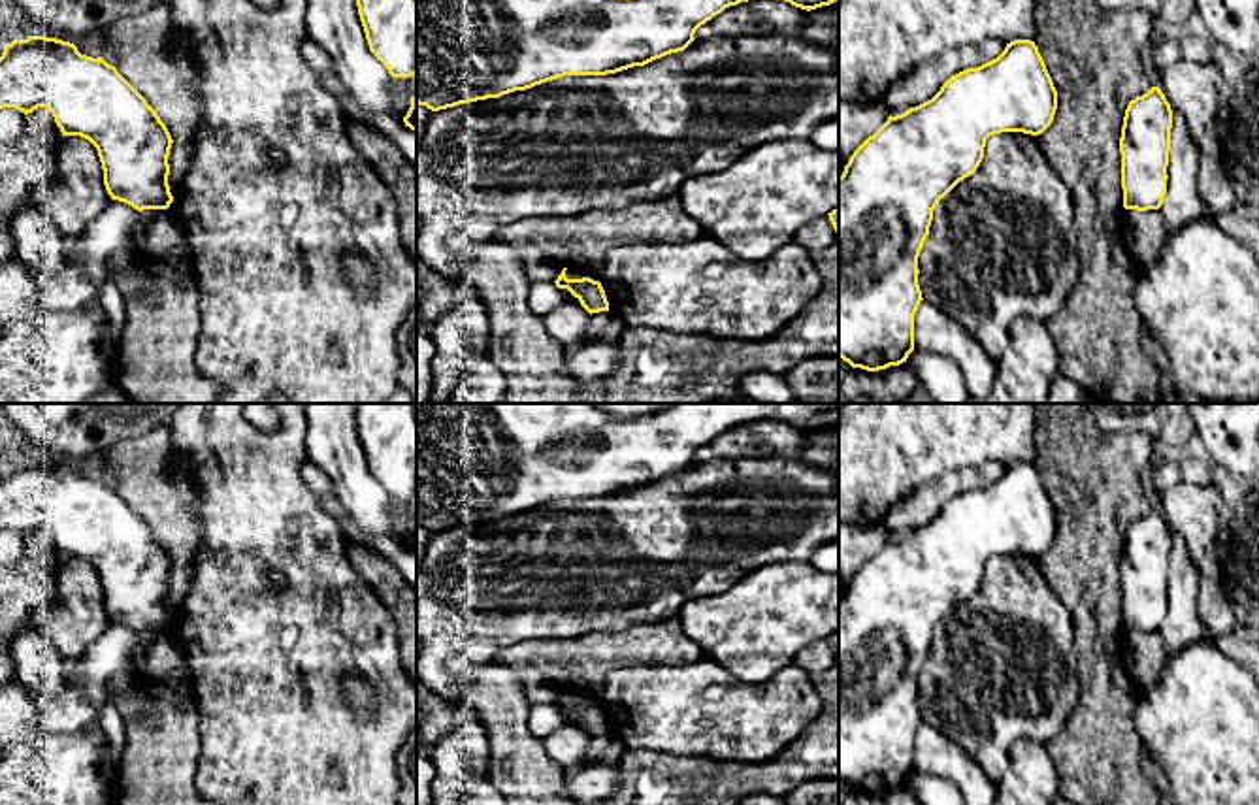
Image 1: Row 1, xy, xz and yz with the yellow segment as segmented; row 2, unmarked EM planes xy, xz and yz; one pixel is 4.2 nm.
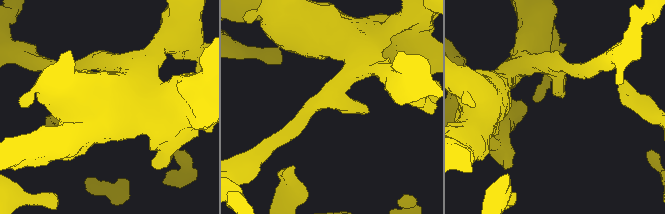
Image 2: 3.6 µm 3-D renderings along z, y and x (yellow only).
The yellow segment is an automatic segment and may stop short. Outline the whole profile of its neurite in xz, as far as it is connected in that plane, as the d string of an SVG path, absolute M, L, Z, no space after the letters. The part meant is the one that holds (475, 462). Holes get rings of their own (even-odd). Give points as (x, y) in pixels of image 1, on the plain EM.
M417 403L417 526L432 534L454 530L486 520L499 520L515 513L564 498L607 498L633 488L645 488L656 481L684 473L695 460L695 452L722 435L729 428L756 420L777 420L801 432L816 432L839 424L839 403L671 403L669 407L628 419L616 419L597 407L597 403Z

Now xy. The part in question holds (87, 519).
M45 458L6 466L0 479L2 530L15 530L25 537L47 530L62 558L89 562L98 573L111 622L138 633L168 632L173 624L168 607L173 562L147 522L102 479L81 477L74 466Z

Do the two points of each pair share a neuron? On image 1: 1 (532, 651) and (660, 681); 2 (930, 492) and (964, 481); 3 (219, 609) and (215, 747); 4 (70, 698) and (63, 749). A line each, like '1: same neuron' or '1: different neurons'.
1: different neurons
2: same neuron
3: same neuron
4: different neurons

